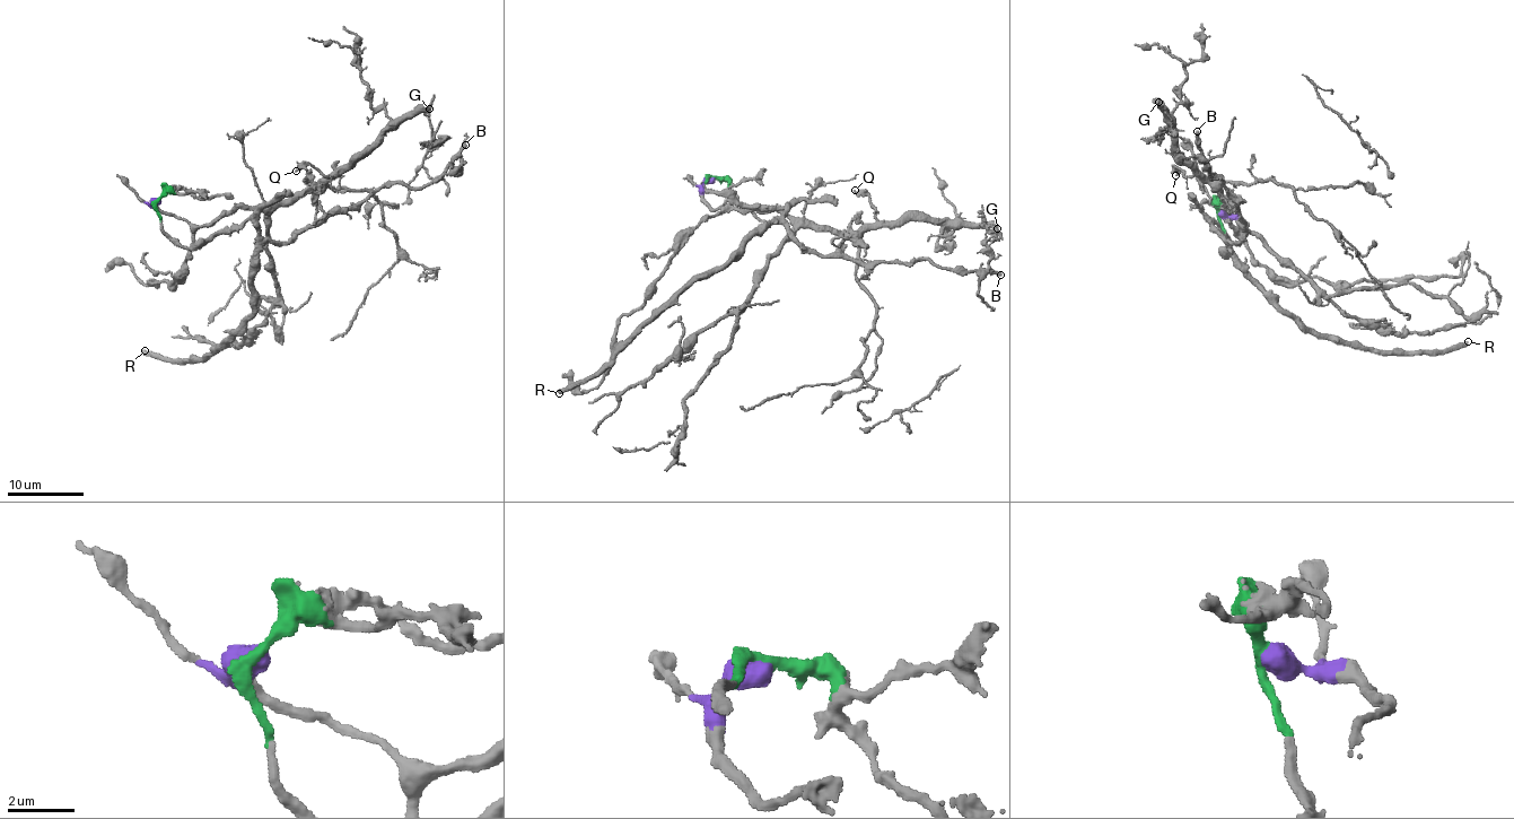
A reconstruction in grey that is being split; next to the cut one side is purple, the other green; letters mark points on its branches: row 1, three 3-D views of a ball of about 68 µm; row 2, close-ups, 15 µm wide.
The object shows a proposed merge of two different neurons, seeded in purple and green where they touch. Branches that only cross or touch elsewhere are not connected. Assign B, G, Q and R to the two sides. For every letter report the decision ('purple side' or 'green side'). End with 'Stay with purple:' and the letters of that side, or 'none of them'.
B: green side
G: purple side
Q: purple side
R: green side
Stay with purple: G, Q

